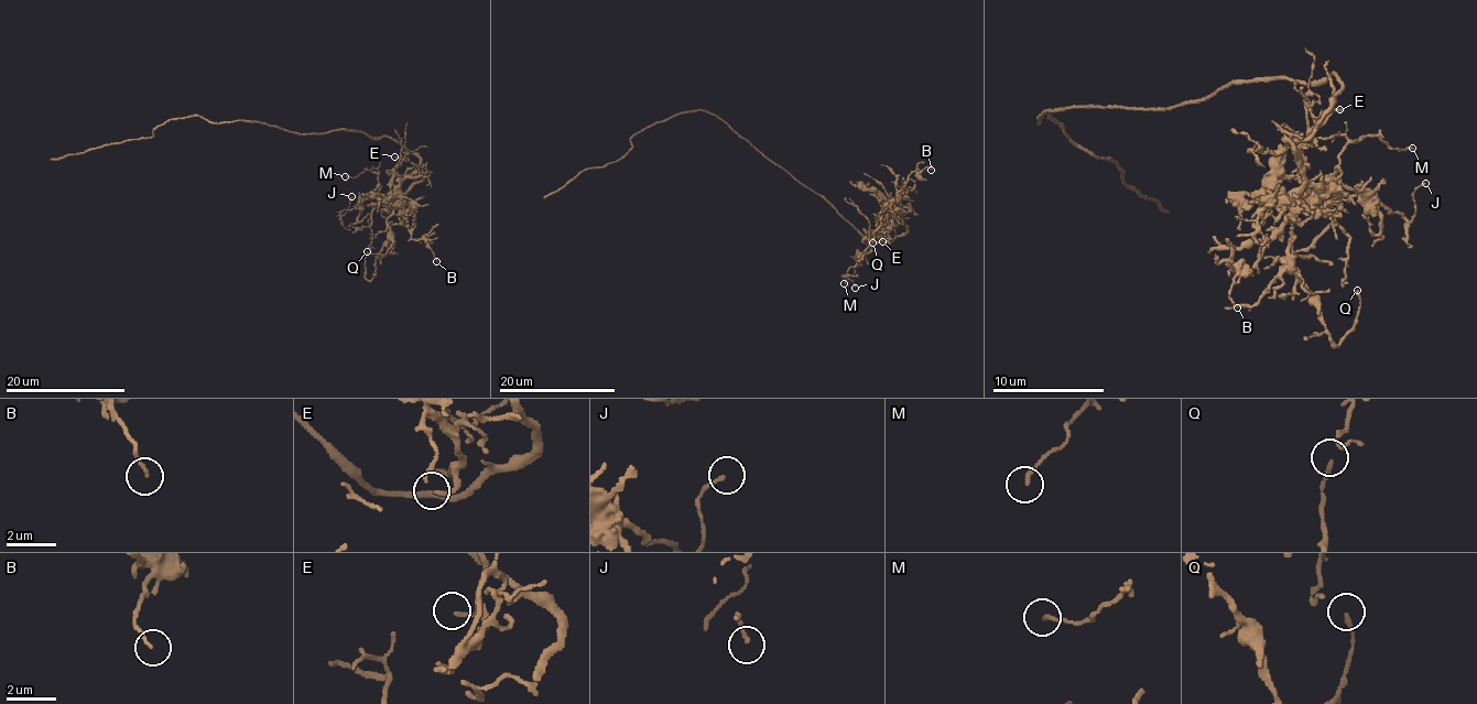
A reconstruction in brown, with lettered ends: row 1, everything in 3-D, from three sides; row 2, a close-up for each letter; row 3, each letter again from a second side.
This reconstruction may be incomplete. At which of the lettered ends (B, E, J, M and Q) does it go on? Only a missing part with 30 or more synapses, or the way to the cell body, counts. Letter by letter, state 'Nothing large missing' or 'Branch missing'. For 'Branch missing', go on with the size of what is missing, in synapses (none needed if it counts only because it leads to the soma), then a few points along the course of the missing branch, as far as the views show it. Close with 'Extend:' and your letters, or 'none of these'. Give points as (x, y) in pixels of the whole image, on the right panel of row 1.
B: Nothing large missing
E: Nothing large missing
J: Nothing large missing
M: Nothing large missing
Q: Nothing large missing
Extend: none of these

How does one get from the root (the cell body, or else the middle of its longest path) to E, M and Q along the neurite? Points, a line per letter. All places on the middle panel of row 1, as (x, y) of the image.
E: (799, 181), (822, 195), (870, 241), (891, 242), (905, 231), (903, 223), (884, 221), (888, 239), (882, 241)
M: (799, 181), (822, 195), (870, 241), (891, 242), (907, 227), (903, 223), (882, 218), (880, 231), (844, 283)
Q: (799, 181), (870, 241), (891, 242), (905, 231), (898, 208), (889, 203), (882, 208), (872, 242)

